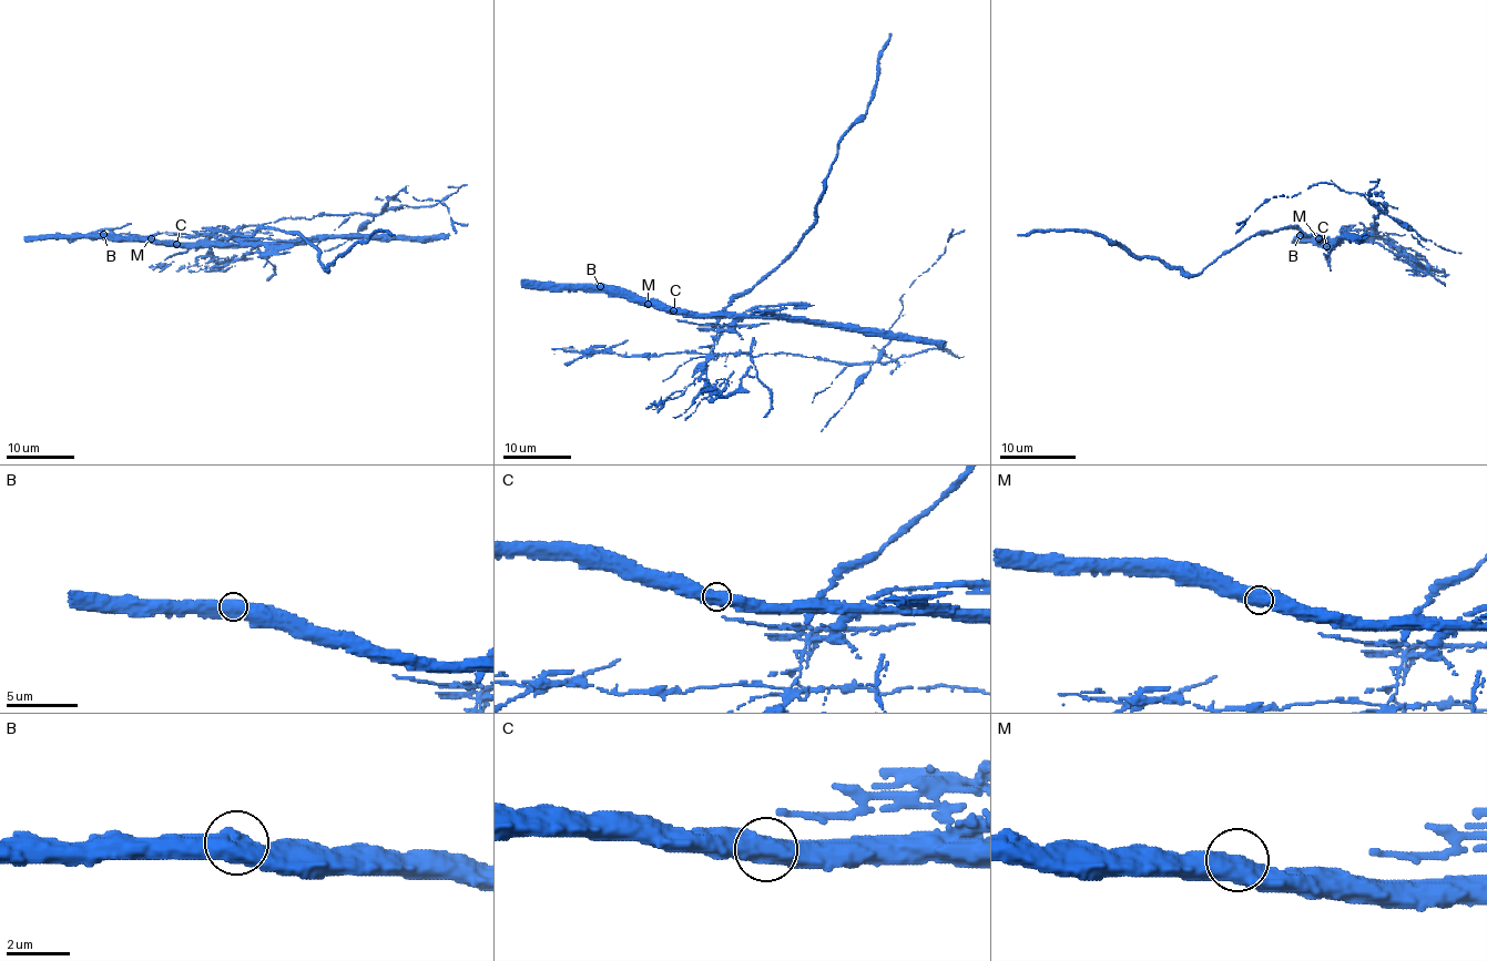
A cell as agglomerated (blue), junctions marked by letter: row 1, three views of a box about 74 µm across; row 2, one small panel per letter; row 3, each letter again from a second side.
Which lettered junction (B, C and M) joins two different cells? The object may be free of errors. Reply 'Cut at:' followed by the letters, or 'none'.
Cut at: C

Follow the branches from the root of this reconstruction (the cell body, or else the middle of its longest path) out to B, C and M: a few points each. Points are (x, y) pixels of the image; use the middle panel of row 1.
B: (714, 329), (711, 324), (716, 320), (714, 317), (670, 314), (622, 297), (612, 297), (600, 286)
C: (714, 329), (711, 324), (716, 320), (714, 317), (692, 317), (673, 310)
M: (714, 329), (711, 324), (716, 320), (714, 317), (670, 314), (648, 304)

